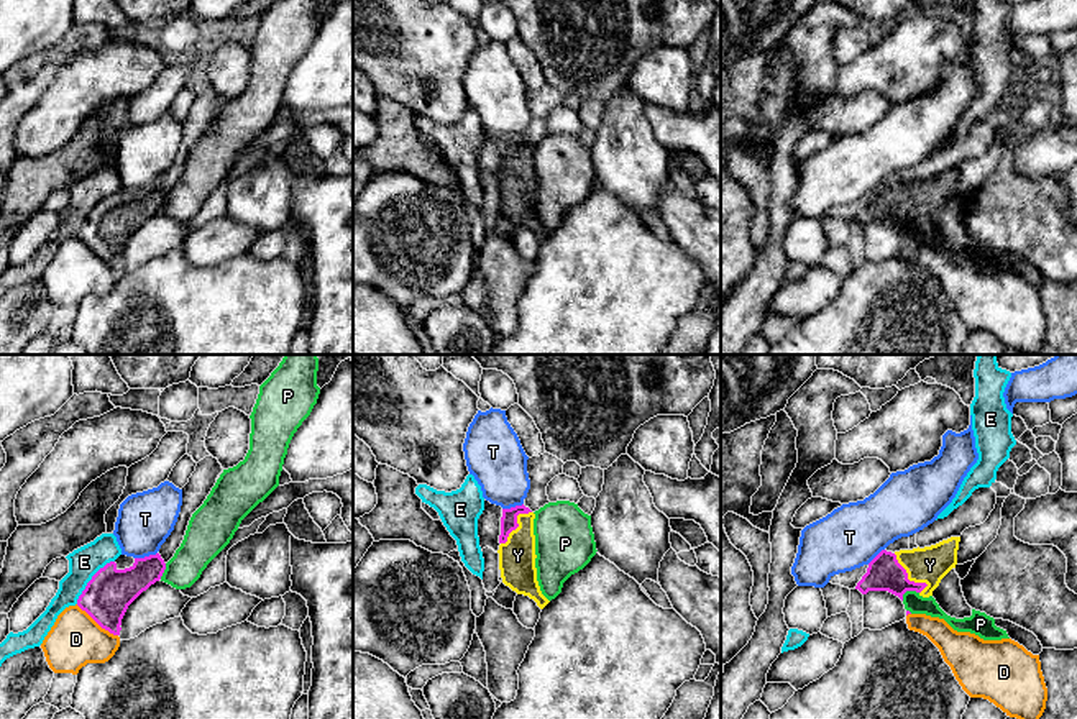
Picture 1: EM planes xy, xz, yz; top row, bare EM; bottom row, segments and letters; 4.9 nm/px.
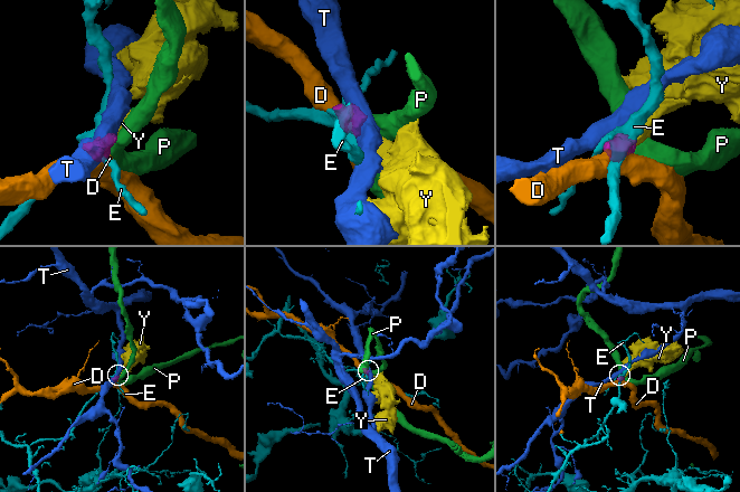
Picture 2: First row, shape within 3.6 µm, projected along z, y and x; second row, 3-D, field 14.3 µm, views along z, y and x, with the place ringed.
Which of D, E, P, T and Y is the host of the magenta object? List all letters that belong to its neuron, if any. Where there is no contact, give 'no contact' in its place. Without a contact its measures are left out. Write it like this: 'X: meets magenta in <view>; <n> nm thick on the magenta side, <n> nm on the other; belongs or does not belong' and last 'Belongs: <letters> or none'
D: meets magenta in xy; 220 nm thick on the magenta side, 260 nm on the other; does not belong
E: meets magenta in xy; 220 nm thick on the magenta side, 150 nm on the other; does not belong
P: meets magenta in yz; 170 nm thick on the magenta side, 100 nm on the other; does not belong
T: meets magenta in xy; 220 nm thick on the magenta side, 280 nm on the other; does not belong
Y: meets magenta in yz; 170 nm thick on the magenta side, 180 nm on the other; belongs
Belongs: Y

